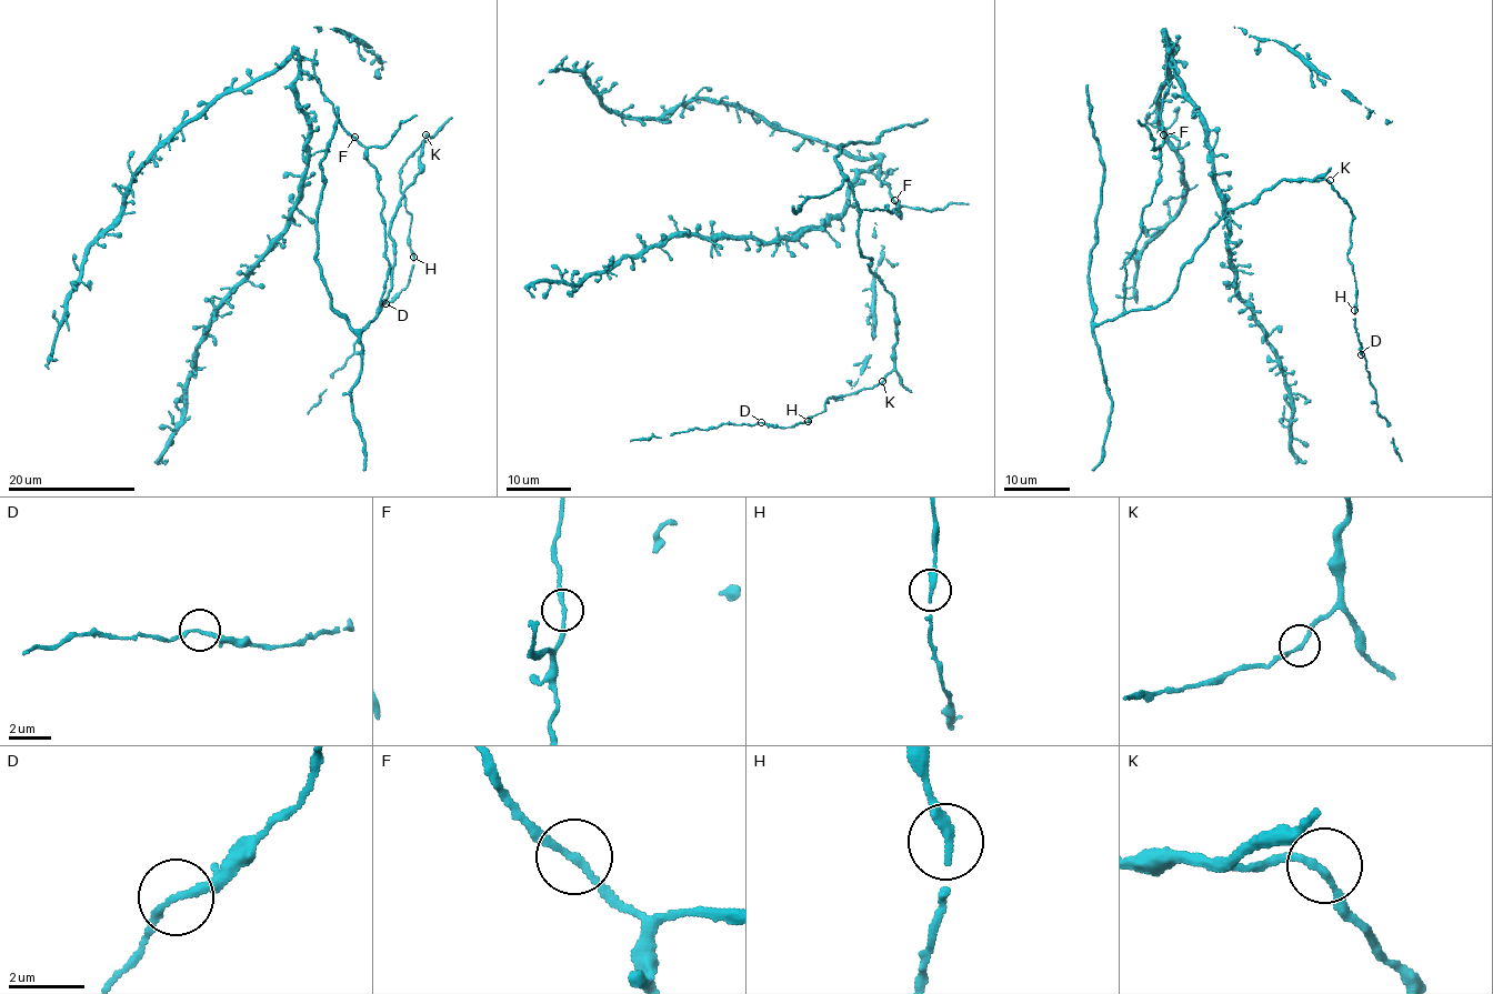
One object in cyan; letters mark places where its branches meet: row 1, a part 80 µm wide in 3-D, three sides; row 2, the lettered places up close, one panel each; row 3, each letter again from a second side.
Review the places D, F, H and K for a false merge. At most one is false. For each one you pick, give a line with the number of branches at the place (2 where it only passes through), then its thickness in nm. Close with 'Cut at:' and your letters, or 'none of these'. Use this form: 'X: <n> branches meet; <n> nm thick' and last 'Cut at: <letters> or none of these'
Cut at: none of these

